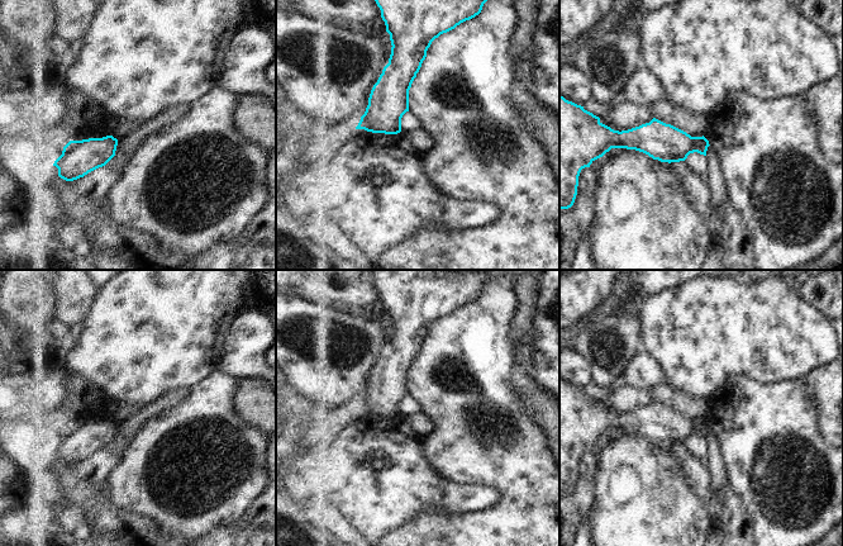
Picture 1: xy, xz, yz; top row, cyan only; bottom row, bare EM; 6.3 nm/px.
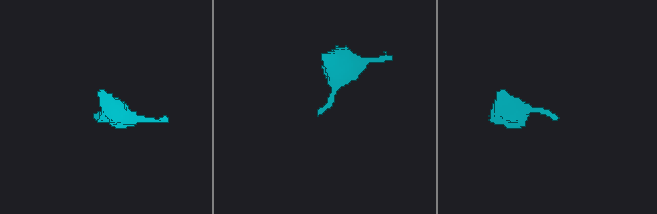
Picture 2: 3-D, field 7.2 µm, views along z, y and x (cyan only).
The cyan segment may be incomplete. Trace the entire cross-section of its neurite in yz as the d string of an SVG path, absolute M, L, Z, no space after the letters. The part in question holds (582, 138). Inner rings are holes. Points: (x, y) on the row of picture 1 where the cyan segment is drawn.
M559 94L559 209L573 205L581 170L611 148L635 149L671 163L694 152L706 156L709 146L704 136L691 137L656 118L628 130L614 130Z

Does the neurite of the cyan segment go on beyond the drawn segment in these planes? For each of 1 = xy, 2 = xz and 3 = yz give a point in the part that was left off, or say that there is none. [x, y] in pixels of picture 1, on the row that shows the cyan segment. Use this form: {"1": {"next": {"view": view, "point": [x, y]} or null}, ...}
{"1": {"next": null}, "2": {"next": null}, "3": {"next": null}}

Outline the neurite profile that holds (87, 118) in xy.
M71 89L68 103L70 114L58 139L70 142L113 136L109 128L113 115L96 99Z

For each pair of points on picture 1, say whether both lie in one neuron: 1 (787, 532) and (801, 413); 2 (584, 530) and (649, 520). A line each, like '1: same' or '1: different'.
1: same
2: different

